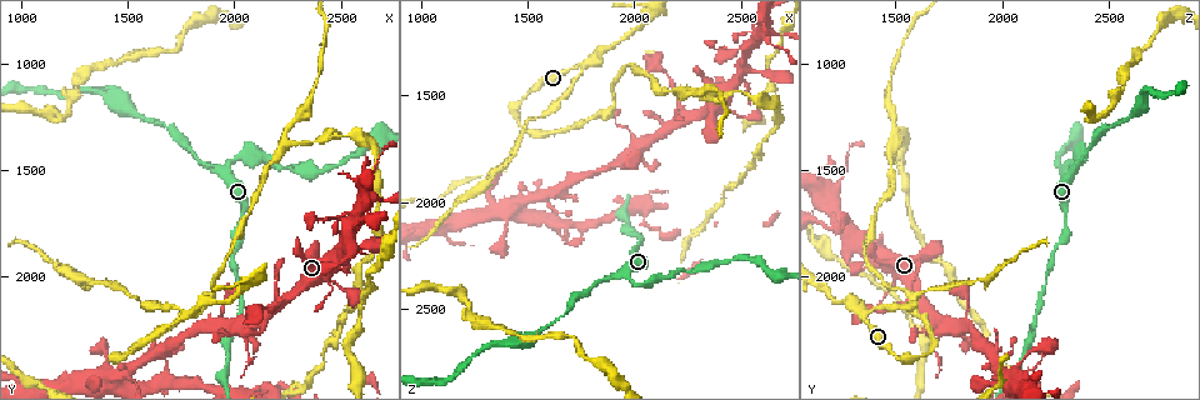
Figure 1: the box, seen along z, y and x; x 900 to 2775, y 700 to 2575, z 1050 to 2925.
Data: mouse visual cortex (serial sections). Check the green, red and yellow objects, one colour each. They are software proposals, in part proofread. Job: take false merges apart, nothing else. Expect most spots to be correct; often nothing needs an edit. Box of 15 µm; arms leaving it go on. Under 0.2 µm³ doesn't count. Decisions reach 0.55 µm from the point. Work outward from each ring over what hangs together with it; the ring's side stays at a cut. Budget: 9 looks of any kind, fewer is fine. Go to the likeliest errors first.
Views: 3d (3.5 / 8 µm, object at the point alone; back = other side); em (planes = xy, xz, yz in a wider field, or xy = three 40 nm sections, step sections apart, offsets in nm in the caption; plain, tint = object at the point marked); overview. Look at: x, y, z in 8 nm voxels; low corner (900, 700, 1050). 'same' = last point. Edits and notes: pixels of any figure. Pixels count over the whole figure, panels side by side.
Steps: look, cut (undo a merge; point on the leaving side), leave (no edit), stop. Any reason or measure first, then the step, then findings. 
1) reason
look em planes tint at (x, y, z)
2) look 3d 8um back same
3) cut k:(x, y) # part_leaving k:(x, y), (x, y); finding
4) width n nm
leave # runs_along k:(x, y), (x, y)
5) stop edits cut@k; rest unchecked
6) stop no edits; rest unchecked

side arm on a straight run
look 3d 8um at (1720, 2220, 1380)

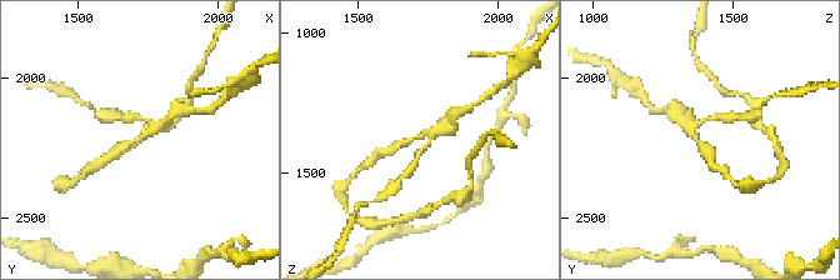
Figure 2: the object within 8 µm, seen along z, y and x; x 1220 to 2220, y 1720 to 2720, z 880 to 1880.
arms 3; arm_widths 150, 250, 300 nm
look em xy step 3 tint at (1710, 2210, 1380)

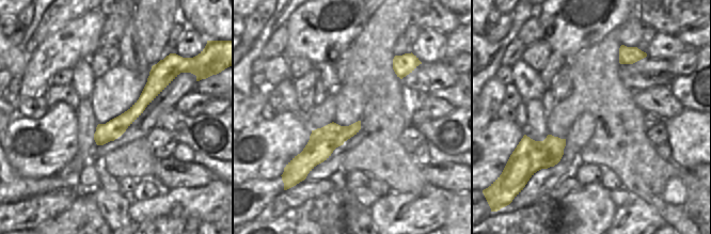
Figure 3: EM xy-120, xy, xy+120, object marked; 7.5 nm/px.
width 190 nm
leave # runs_along 3:(168, 76), (123, 122), (98, 141); continuous, no second cell

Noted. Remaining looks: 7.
sudden change in width
look 3d 3.5um back at (2640, 1530, 1260)

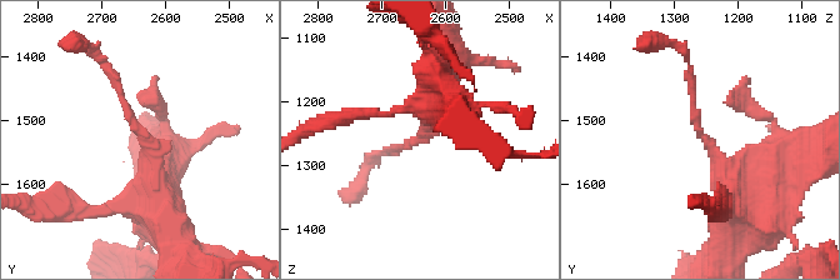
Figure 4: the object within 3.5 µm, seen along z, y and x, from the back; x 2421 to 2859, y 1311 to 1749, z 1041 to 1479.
leave # runs_along 4:(160, 209), (149, 148), (106, 68); all the same cell

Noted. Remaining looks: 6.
thin neck
look em xy step 2 tint at (1480, 2390, 1520)

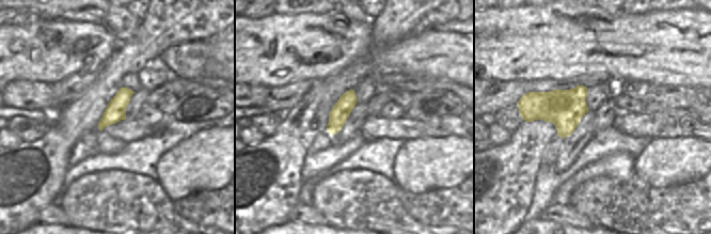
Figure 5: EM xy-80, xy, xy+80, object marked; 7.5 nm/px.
look 3d 3.5um same

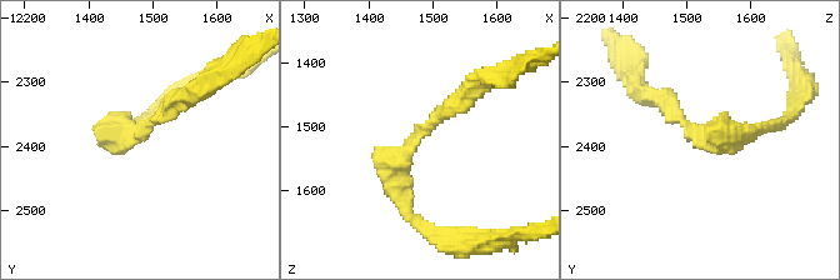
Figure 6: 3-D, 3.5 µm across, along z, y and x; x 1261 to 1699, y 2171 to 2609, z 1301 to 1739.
arm_widths 200, 250 nm
leave # runs_along 6:(469, 90), (396, 160), (408, 211); all the same cell

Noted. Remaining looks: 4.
sharp bend
look 3d 3.5um at (1900, 2070, 1510)

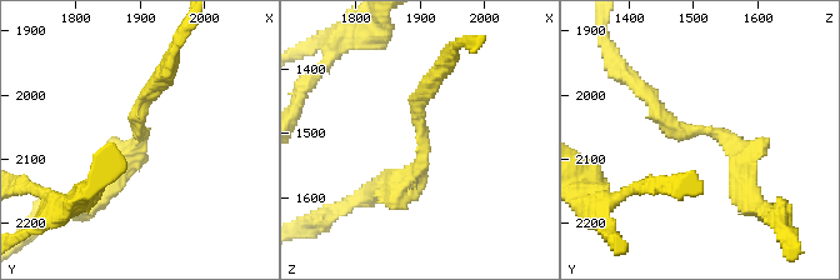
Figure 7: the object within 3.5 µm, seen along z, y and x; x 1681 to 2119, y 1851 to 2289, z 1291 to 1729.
arm_widths 200, 200 nm
look em planes tint at (1905, 2060, 1510)

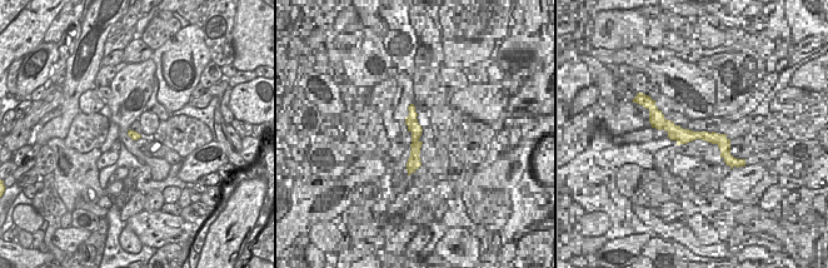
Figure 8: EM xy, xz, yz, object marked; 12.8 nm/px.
leave # runs_along 7:(743, 183), (720, 133), (679, 133), (640, 86); all the same cell

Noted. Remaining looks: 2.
stop no edits; rest unchecked

